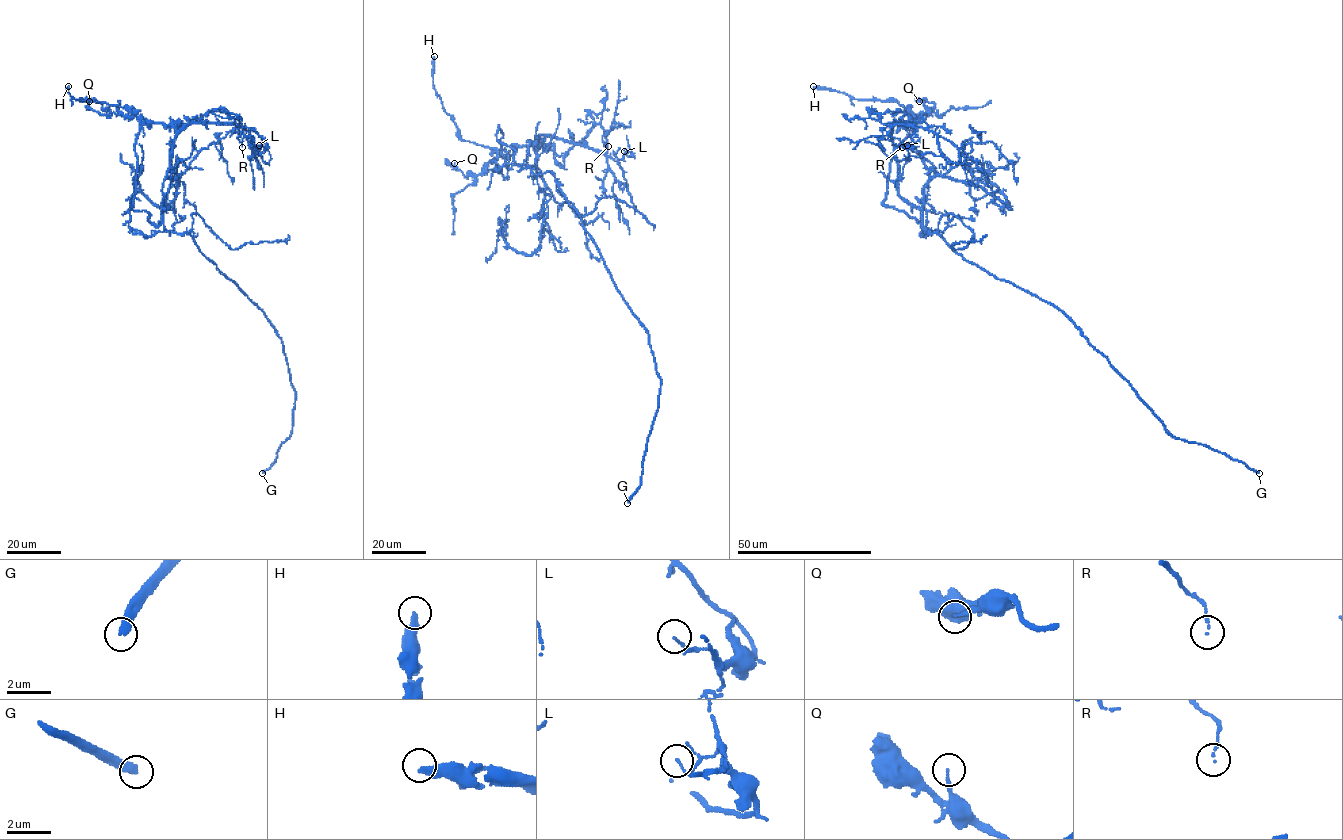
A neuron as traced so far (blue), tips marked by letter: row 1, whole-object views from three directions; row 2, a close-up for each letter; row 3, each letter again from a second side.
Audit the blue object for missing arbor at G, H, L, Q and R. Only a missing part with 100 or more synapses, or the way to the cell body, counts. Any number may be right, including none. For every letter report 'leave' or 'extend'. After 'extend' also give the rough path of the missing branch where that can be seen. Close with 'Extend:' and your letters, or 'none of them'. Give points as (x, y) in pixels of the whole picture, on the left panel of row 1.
G: extend
H: leave
L: leave
Q: leave
R: leave
Extend: G

